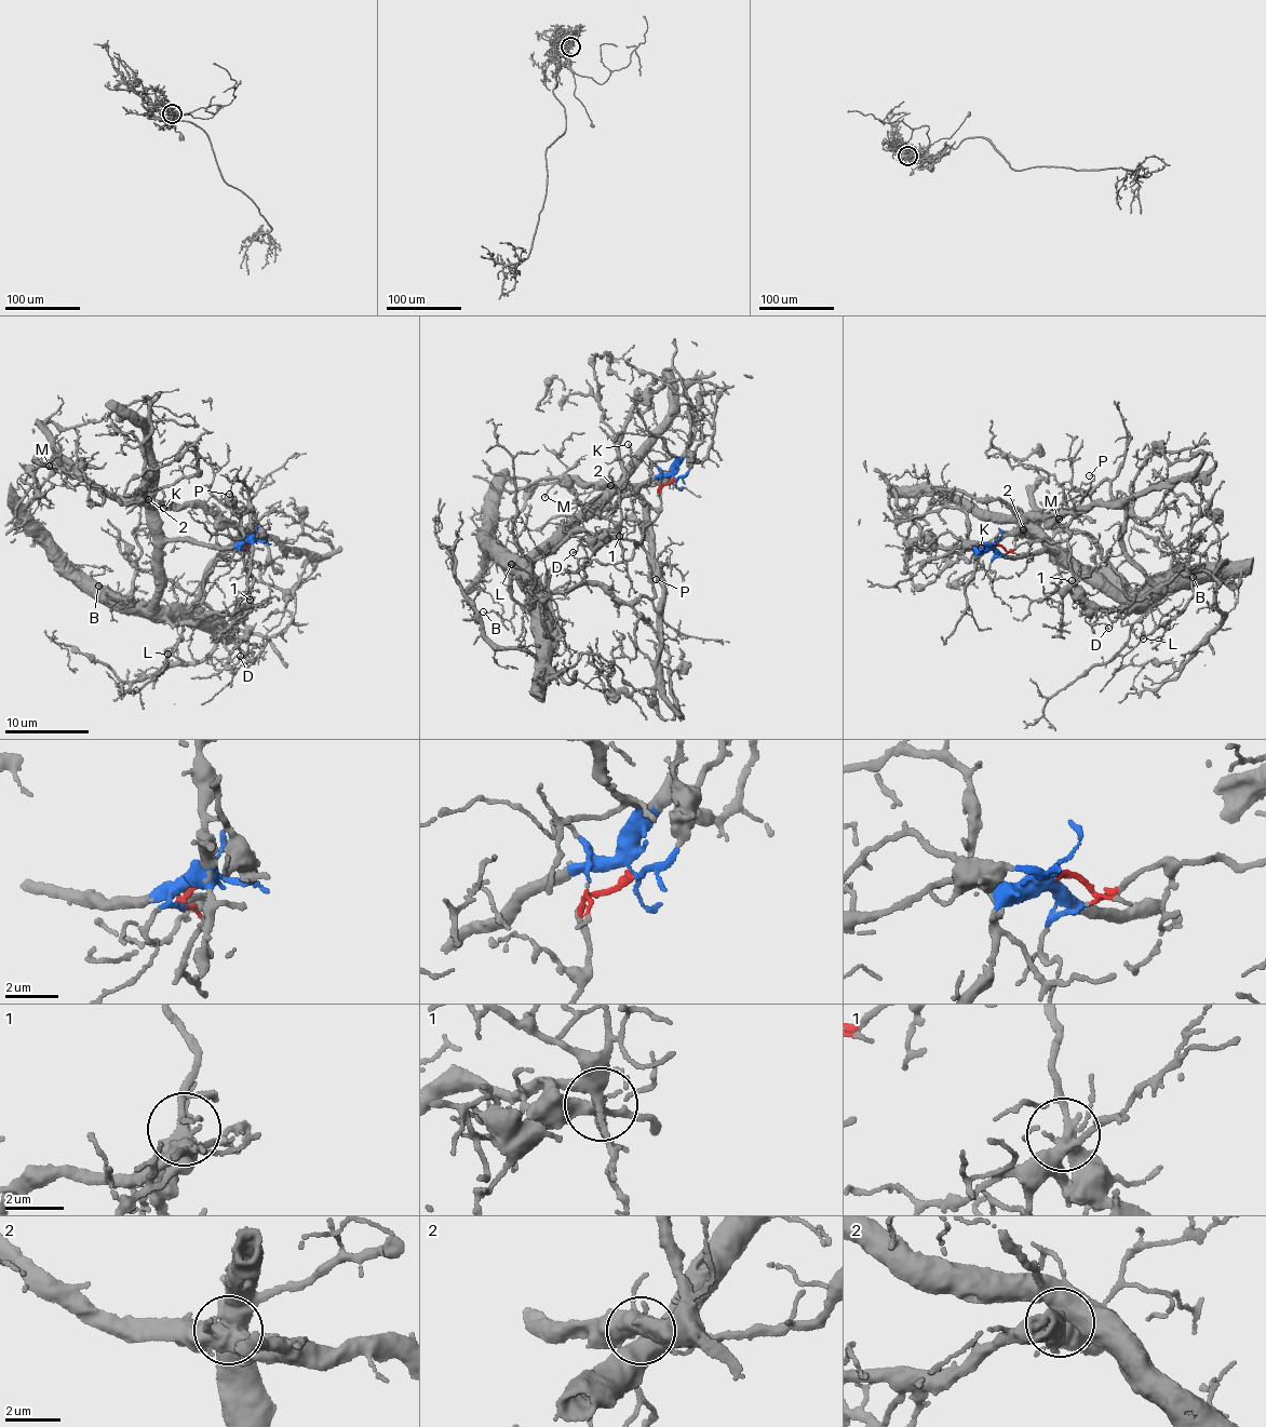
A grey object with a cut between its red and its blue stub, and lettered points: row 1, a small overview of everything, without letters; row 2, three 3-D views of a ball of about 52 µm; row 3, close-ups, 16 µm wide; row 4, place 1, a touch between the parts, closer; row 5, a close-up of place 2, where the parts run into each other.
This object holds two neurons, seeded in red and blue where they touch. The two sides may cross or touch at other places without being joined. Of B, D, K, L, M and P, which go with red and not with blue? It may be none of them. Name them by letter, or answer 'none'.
D, K, M

